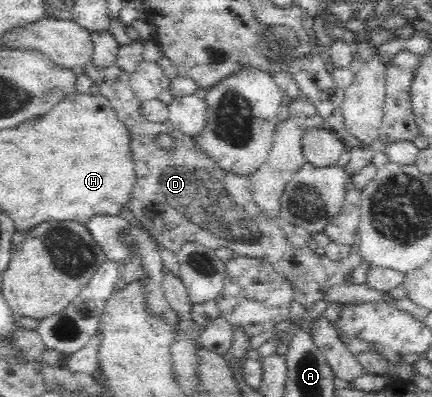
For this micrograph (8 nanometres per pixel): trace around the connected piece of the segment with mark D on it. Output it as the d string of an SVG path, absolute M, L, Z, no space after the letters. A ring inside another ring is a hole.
M92 60L81 68L99 86L101 95L111 101L115 112L133 134L131 147L137 181L129 208L165 248L177 253L184 243L197 242L214 250L225 247L237 255L266 257L277 271L292 281L296 291L294 300L307 311L324 299L331 287L351 281L353 269L362 259L358 227L348 253L341 259L331 259L326 254L319 256L307 246L293 245L280 221L255 202L251 174L227 171L200 143L181 134L170 120L164 123L147 120L143 116L143 101L130 89L130 75L125 71L115 65L99 67ZM163 135L171 139L171 147L159 143Z

